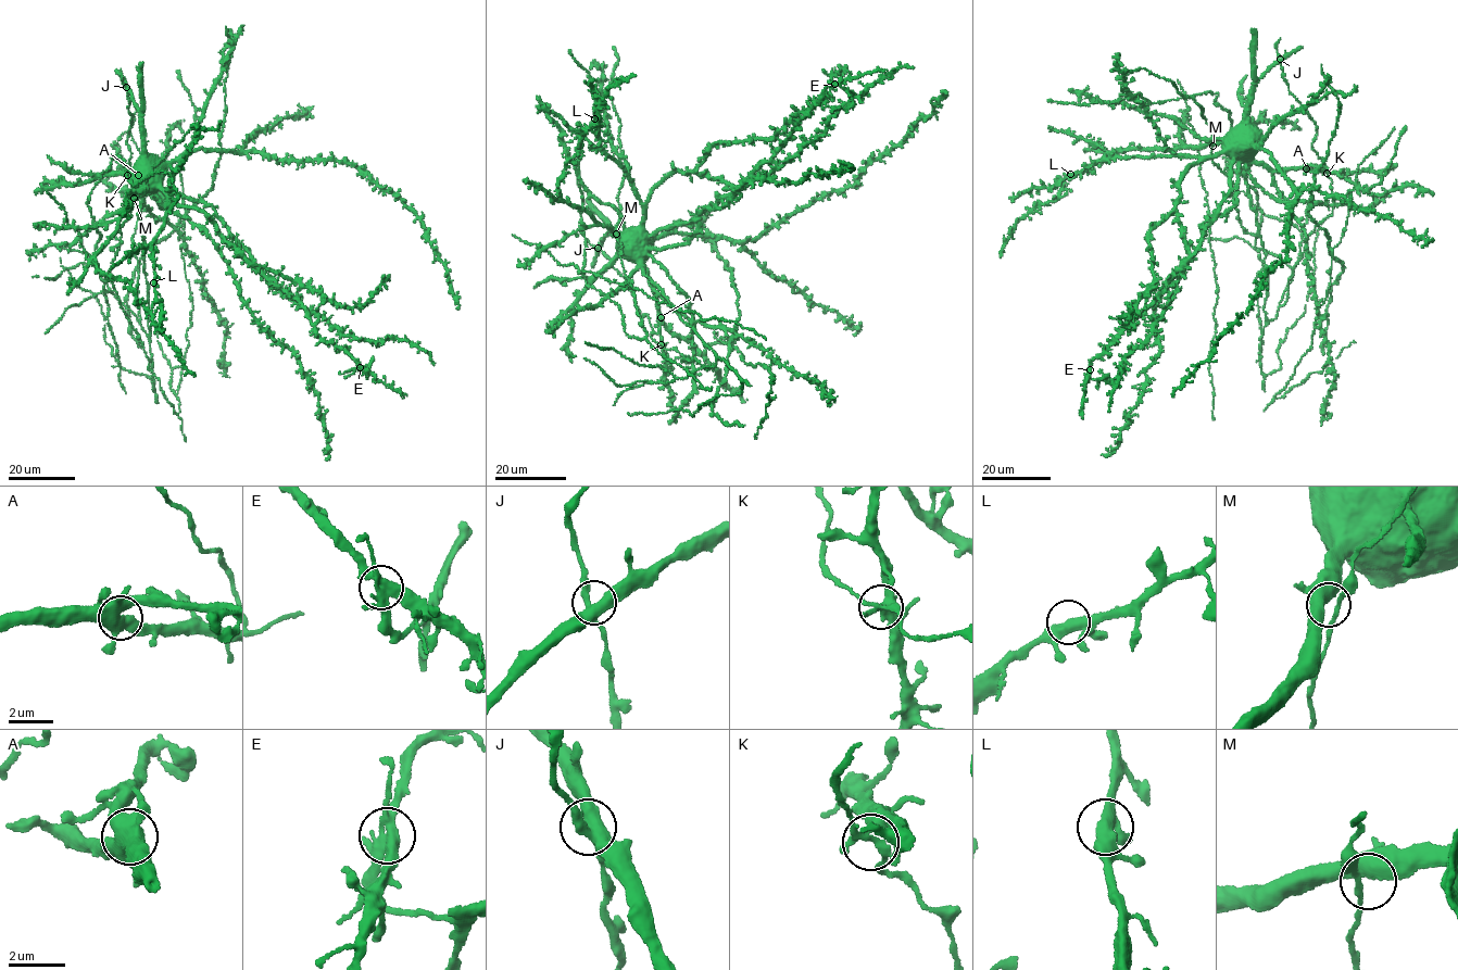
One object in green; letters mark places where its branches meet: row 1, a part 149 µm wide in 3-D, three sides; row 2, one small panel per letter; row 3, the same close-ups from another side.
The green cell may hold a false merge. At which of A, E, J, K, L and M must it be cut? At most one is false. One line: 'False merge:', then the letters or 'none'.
False merge: E

